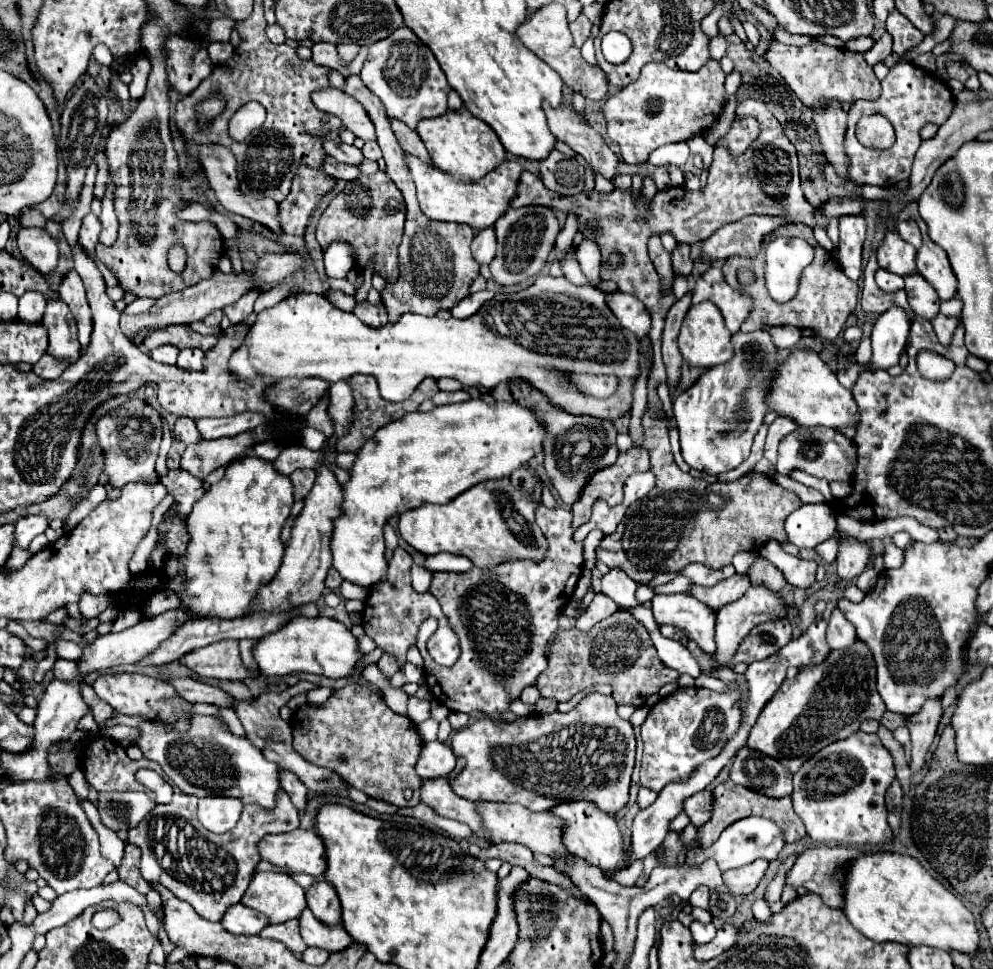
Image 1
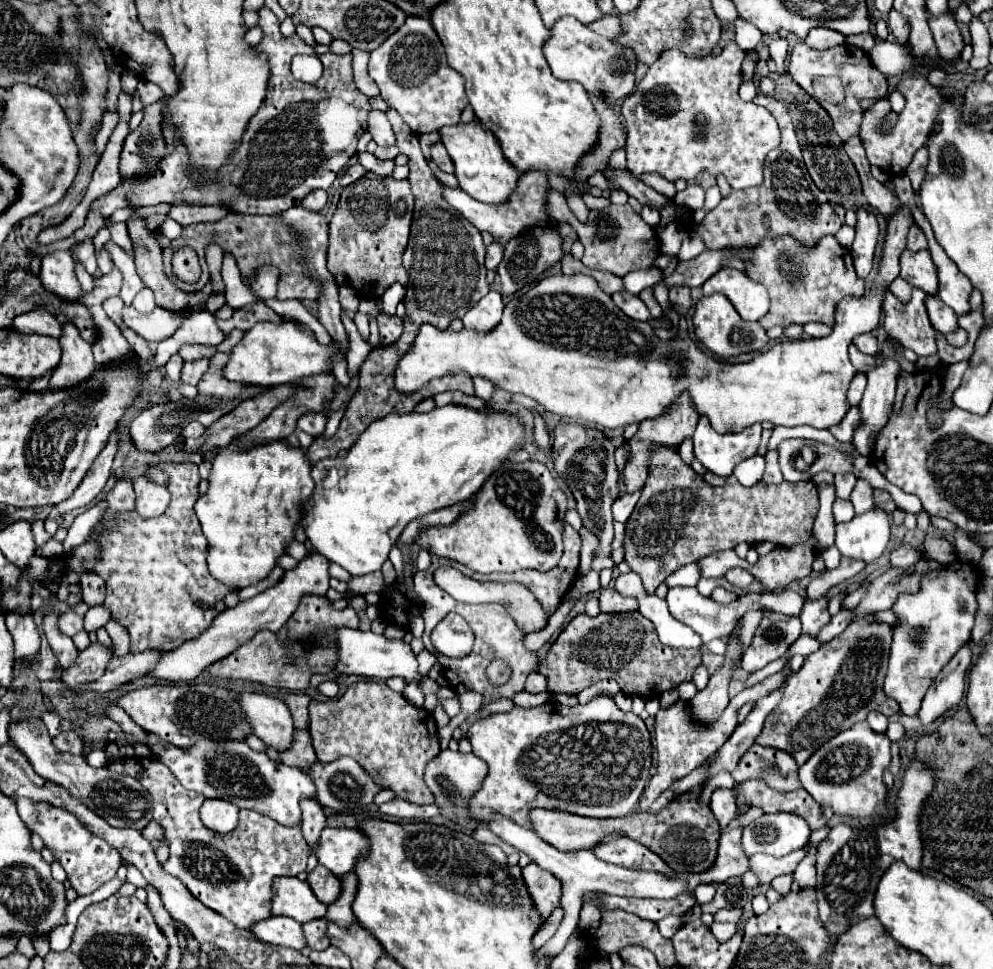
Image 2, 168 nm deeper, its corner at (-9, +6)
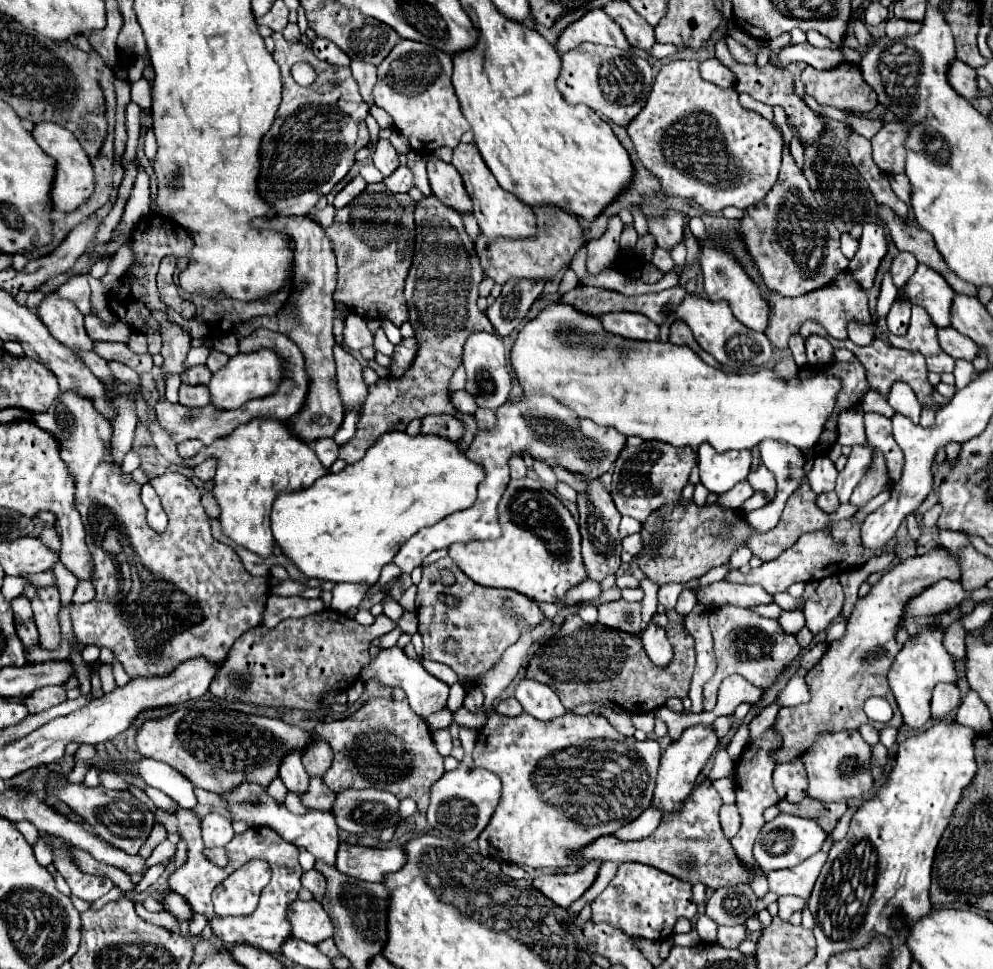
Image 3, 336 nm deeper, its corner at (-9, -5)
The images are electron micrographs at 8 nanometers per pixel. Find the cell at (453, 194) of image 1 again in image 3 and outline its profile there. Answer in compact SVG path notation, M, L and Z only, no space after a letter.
M534 207L536 215L536 235L534 239L486 239L486 235L478 233L476 253L480 257L482 269L496 283L504 283L510 277L526 277L526 279L552 279L564 265L568 265L580 245L586 241L582 237L580 223L566 211L558 211L558 207Z

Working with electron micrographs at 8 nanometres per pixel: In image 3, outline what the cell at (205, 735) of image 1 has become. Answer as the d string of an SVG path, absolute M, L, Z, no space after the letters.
M240 783L238 787L234 787L234 791L228 791L220 797L226 801L232 821L246 821L254 827L270 827L282 839L286 839L298 847L306 847L316 859L322 859L324 863L334 865L340 837L338 837L338 825L330 811L306 809L306 815L294 815L292 811L288 811L288 807L284 803L278 803L274 797L270 797L266 787L256 785L256 783Z

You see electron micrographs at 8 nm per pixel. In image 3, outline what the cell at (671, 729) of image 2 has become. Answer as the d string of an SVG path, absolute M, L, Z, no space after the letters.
M650 805L638 819L630 821L626 827L618 829L616 835L618 839L622 841L632 841L632 839L644 839L648 837L650 833L654 833L654 829L658 827L660 823L660 817L662 817L662 811L658 811L658 807Z

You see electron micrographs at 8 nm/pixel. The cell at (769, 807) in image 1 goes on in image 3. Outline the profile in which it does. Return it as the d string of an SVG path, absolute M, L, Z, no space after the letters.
M804 797L800 803L778 801L776 807L780 809L780 813L790 813L790 815L814 819L826 833L830 833L830 831L834 829L834 825L838 823L838 819L840 819L840 817L844 815L844 811L848 809L846 801L838 801L838 803L820 803L820 801L810 799L810 797Z

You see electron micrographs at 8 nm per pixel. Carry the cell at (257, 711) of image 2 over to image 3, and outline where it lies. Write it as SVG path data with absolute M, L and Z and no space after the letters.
M292 751L290 755L286 755L286 759L282 759L278 767L278 775L288 787L288 791L304 793L308 787L308 775L306 775L306 769L302 767L298 751Z

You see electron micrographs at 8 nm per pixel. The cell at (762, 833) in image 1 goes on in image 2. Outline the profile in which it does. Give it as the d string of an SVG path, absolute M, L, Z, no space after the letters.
M792 812L764 814L744 828L742 848L746 854L764 852L782 858L794 850L800 850L810 840L810 826L802 816Z

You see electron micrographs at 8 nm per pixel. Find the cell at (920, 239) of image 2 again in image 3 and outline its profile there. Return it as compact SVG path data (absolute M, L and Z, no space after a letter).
M898 253L898 257L892 261L892 279L898 289L902 289L902 285L912 277L916 267L918 267L918 261L914 255Z

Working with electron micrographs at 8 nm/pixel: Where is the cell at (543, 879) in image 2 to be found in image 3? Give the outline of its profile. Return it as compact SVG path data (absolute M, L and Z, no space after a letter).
M588 863L576 873L554 873L554 875L540 875L532 881L542 895L546 895L550 901L558 903L558 907L568 909L572 901L580 899L582 893L592 885L600 865Z

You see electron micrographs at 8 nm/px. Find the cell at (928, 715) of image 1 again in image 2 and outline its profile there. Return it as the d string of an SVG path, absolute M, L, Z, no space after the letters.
M964 646L954 654L954 658L936 676L918 712L918 718L924 726L932 724L938 716L942 716L946 710L950 710L952 706L960 702L960 698L964 696L964 688L966 688L964 678L970 664L972 664L972 652L968 646Z

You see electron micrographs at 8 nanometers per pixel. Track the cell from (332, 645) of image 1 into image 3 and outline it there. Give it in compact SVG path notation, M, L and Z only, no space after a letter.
M398 647L380 649L378 655L372 657L366 667L362 667L358 679L364 681L364 683L366 683L366 681L378 681L380 685L386 685L386 687L400 687L400 689L404 689L412 711L414 711L416 715L420 715L422 719L426 719L430 713L436 713L438 709L444 709L444 707L446 707L446 699L448 699L448 691L450 691L450 685L446 685L444 681L440 681L440 679L436 679L434 675L430 675L430 673L420 665L420 661L408 657L408 655L406 655L402 649L398 649Z

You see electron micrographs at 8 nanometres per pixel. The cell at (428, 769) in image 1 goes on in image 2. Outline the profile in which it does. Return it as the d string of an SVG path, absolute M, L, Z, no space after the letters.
M450 748L442 750L430 764L426 764L424 770L424 782L434 794L434 804L440 808L442 816L454 824L460 824L468 830L476 830L480 824L476 818L470 816L468 812L468 800L482 788L482 780L488 774L488 766L484 760L480 760L476 754L462 754L462 752L452 752Z

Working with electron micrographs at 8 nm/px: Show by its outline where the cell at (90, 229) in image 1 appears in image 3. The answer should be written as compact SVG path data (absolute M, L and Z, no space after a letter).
M78 273L78 275L70 275L68 281L64 285L58 287L58 295L64 299L70 299L76 303L76 307L86 315L90 313L90 285L88 285L88 277Z

